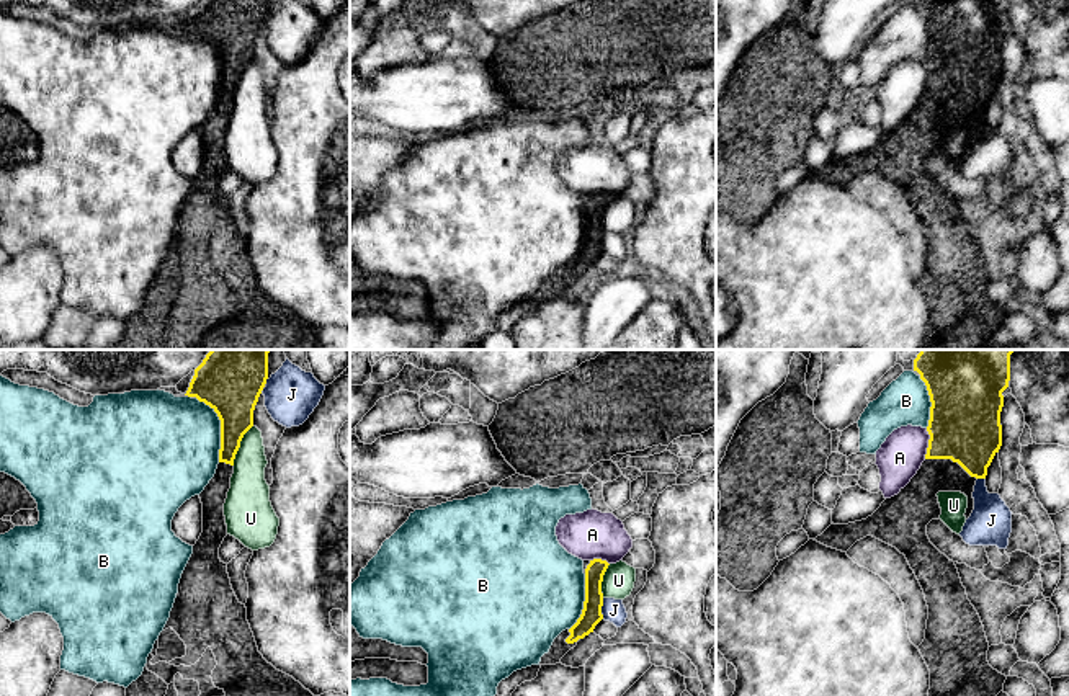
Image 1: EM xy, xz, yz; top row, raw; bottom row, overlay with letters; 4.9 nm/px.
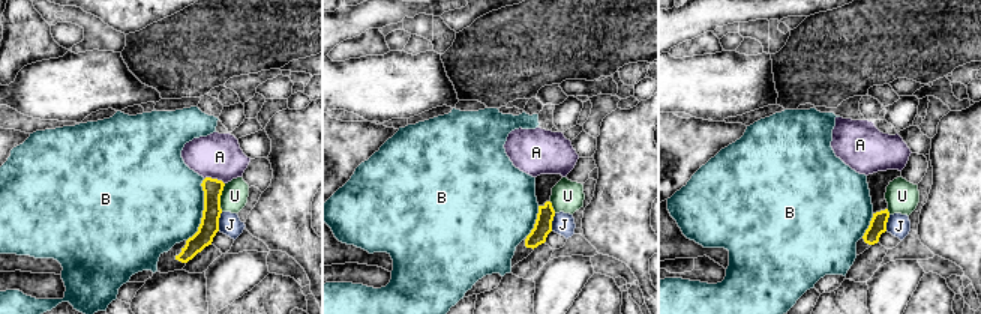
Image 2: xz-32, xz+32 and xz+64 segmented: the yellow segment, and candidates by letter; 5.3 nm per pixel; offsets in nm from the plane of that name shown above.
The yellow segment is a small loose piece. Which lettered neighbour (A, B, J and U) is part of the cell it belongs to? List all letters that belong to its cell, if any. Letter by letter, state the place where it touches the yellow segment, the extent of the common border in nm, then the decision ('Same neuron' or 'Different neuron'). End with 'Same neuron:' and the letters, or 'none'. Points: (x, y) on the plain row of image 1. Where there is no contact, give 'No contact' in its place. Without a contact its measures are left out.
A: Touches yellow at yz (929, 77). Shared border 150 nm. Different neuron
B: Touches yellow at xy (221, 62). Shared border 340 nm. Different neuron
J: Touches yellow at xz (600, 242). Shared border 100 nm. Different neuron
U: Touches yellow at xy (239, 79). Shared border 220 nm. Different neuron
Same neuron: none

